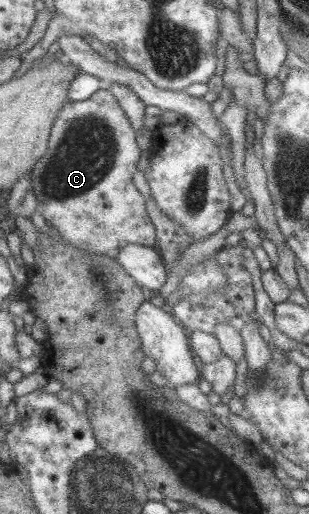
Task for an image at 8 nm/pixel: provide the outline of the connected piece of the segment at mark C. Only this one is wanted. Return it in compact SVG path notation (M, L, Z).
M105 87L95 90L87 99L64 102L57 112L49 132L48 148L28 173L38 211L68 244L113 258L128 244L155 247L155 228L145 210L145 198L132 183L132 174L137 171L140 156L134 137L127 116Z

